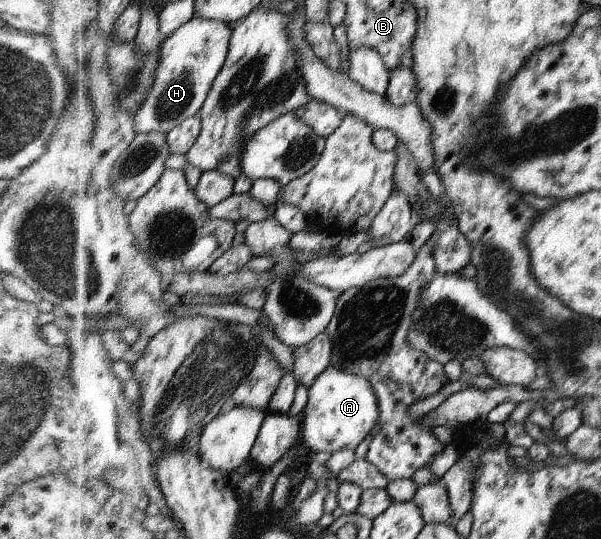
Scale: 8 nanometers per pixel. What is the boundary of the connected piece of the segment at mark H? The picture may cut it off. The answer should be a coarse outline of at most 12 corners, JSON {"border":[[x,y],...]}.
{"border":[[195,16],[165,38],[136,131],[197,119],[234,31]]}

